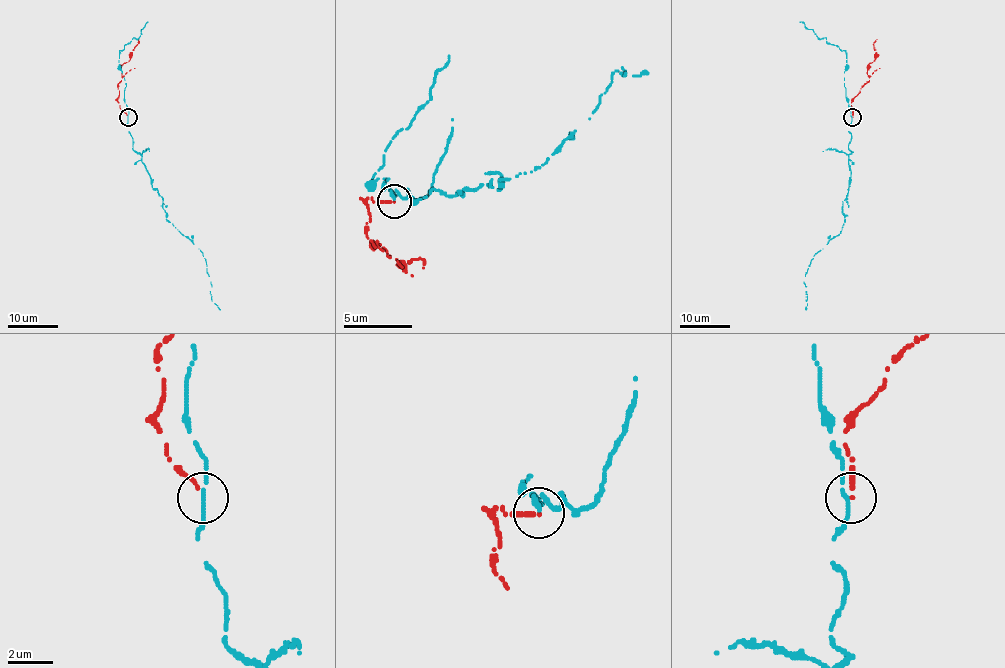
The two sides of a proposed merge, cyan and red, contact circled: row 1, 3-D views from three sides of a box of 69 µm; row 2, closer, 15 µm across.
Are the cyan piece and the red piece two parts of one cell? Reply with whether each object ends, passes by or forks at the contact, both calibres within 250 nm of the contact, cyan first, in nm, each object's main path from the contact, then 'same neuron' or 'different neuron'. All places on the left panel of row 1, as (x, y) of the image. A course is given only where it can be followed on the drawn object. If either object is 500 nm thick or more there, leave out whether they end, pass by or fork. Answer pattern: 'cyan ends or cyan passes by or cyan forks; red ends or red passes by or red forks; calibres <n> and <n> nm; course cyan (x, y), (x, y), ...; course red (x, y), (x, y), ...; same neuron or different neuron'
cyan ends; red ends; calibres 200 and 180 nm; course cyan (128, 117), (133, 149), (142, 156), (168, 220), (201, 251), (211, 301), (220, 310); course red (128, 117), (117, 100), (118, 83), (122, 77), (121, 67), (130, 59), (138, 39); different neuron

